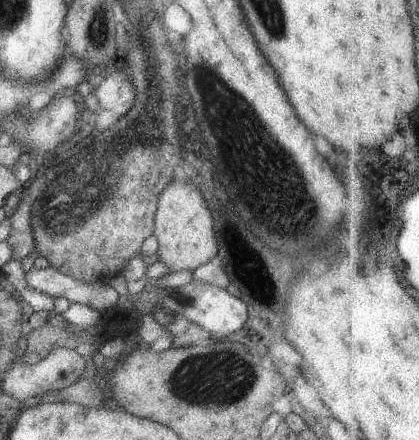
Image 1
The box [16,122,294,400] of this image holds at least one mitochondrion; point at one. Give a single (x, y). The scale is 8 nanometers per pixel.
(75, 191)

